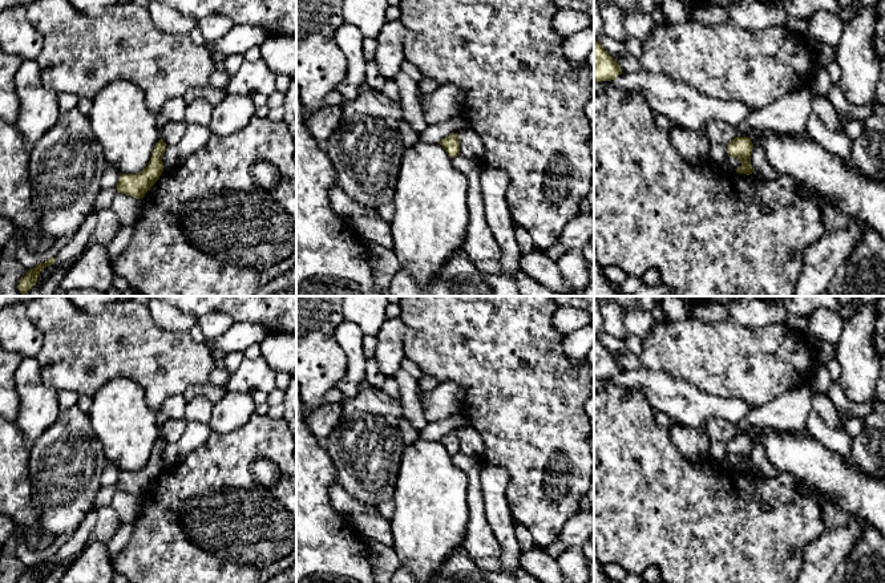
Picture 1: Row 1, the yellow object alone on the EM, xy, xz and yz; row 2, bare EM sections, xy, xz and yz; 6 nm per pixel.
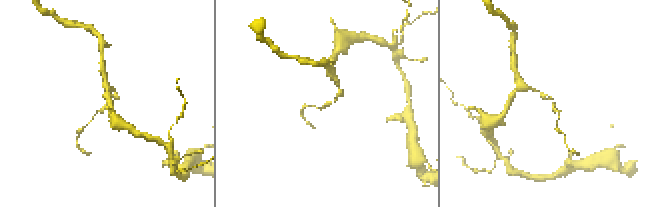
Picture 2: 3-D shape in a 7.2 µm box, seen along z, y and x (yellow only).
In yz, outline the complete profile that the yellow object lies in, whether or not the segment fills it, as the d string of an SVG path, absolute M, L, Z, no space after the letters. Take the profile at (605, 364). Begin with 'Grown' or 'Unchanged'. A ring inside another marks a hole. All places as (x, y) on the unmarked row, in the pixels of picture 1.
Unchanged. M594 336L594 380L611 378L622 371L617 359Z

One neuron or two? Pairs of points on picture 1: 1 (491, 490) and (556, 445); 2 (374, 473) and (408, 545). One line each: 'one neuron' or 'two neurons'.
1: two neurons
2: two neurons

